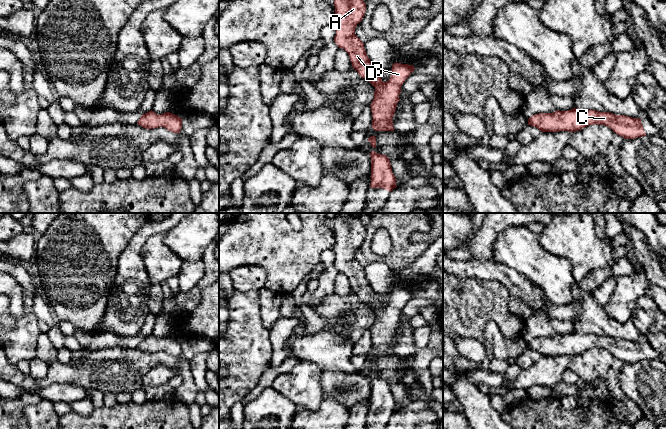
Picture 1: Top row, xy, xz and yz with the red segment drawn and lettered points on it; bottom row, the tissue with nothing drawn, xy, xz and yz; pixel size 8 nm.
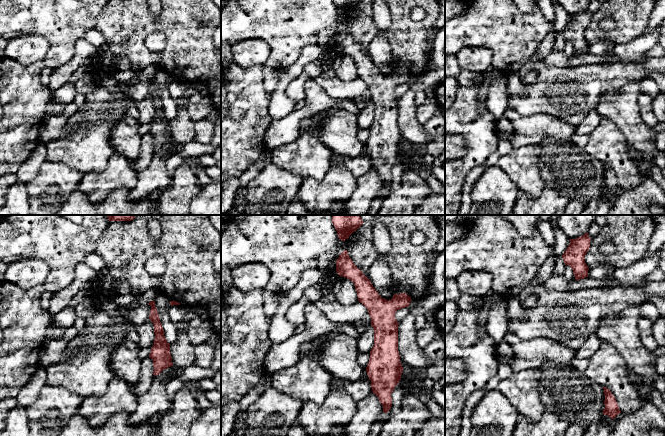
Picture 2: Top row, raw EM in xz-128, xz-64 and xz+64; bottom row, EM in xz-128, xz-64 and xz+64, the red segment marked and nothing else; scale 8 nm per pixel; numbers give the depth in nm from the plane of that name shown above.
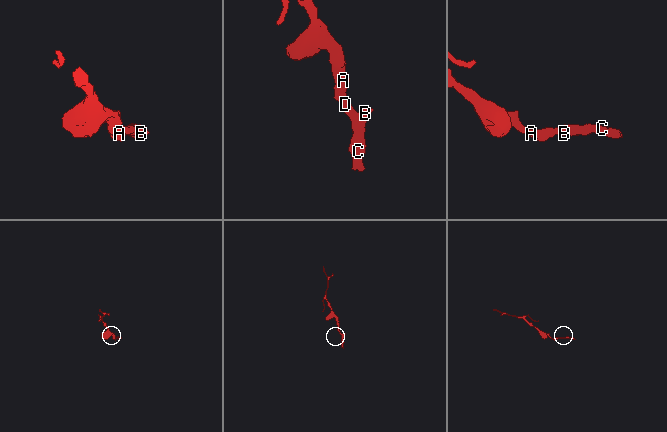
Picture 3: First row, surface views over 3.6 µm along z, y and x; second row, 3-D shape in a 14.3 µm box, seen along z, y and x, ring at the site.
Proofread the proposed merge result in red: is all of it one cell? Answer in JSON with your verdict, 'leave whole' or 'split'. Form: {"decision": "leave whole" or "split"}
{"decision": "leave whole"}

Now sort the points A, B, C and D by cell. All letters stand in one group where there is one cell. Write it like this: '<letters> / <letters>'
A B C D

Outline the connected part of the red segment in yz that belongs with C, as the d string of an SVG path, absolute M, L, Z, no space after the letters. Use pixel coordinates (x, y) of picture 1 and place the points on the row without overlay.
M573 332L567 335L539 337L528 343L528 349L541 356L579 355L590 349L605 349L625 363L646 360L641 343L609 336Z

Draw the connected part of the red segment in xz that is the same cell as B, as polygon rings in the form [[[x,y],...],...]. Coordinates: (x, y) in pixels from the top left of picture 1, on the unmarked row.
[[[337,213],[334,230],[335,267],[348,277],[352,291],[358,298],[375,311],[370,329],[373,341],[371,351],[375,355],[394,355],[392,343],[400,324],[401,310],[415,292],[413,289],[394,287],[389,304],[383,306],[380,296],[373,291],[366,278],[364,267],[355,259],[355,252],[366,235],[366,228],[360,218]]]

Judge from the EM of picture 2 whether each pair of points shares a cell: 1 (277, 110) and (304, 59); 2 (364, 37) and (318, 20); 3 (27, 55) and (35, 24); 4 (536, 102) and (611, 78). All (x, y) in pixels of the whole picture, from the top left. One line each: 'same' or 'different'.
1: same
2: different
3: different
4: same

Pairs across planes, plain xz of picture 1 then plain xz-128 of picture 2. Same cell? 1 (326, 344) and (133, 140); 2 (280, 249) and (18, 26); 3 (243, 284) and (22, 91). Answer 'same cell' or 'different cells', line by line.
1: same cell
2: same cell
3: different cells

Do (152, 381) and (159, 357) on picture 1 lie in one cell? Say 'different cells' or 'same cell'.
different cells

